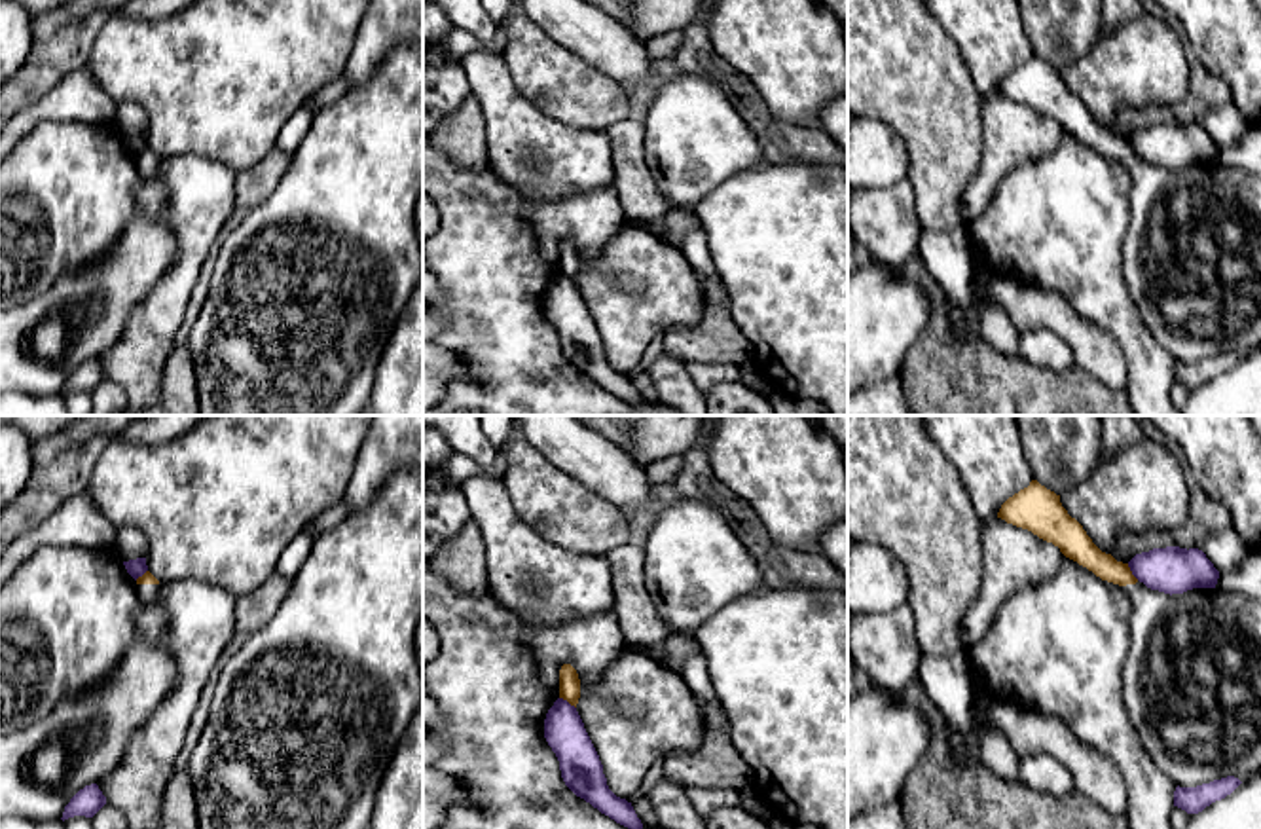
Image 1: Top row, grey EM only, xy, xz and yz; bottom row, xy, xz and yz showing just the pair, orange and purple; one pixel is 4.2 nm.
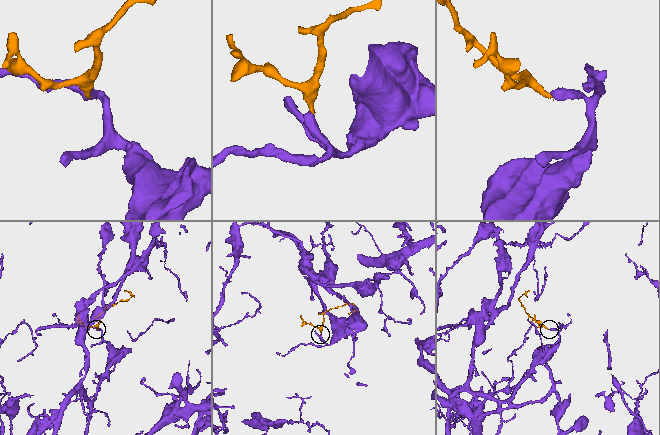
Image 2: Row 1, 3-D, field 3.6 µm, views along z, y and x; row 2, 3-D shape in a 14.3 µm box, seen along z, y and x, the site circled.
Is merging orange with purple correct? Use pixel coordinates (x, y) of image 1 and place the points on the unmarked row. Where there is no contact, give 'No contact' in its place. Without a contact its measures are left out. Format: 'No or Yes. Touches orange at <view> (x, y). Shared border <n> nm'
No. Touches orange at xz (567, 276). Shared border 90 nm

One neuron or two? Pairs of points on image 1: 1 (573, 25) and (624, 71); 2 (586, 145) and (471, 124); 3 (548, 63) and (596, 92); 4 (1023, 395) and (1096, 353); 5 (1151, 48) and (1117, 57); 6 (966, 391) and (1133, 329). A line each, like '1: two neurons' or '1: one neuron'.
1: one neuron
2: two neurons
3: one neuron
4: two neurons
5: one neuron
6: two neurons

